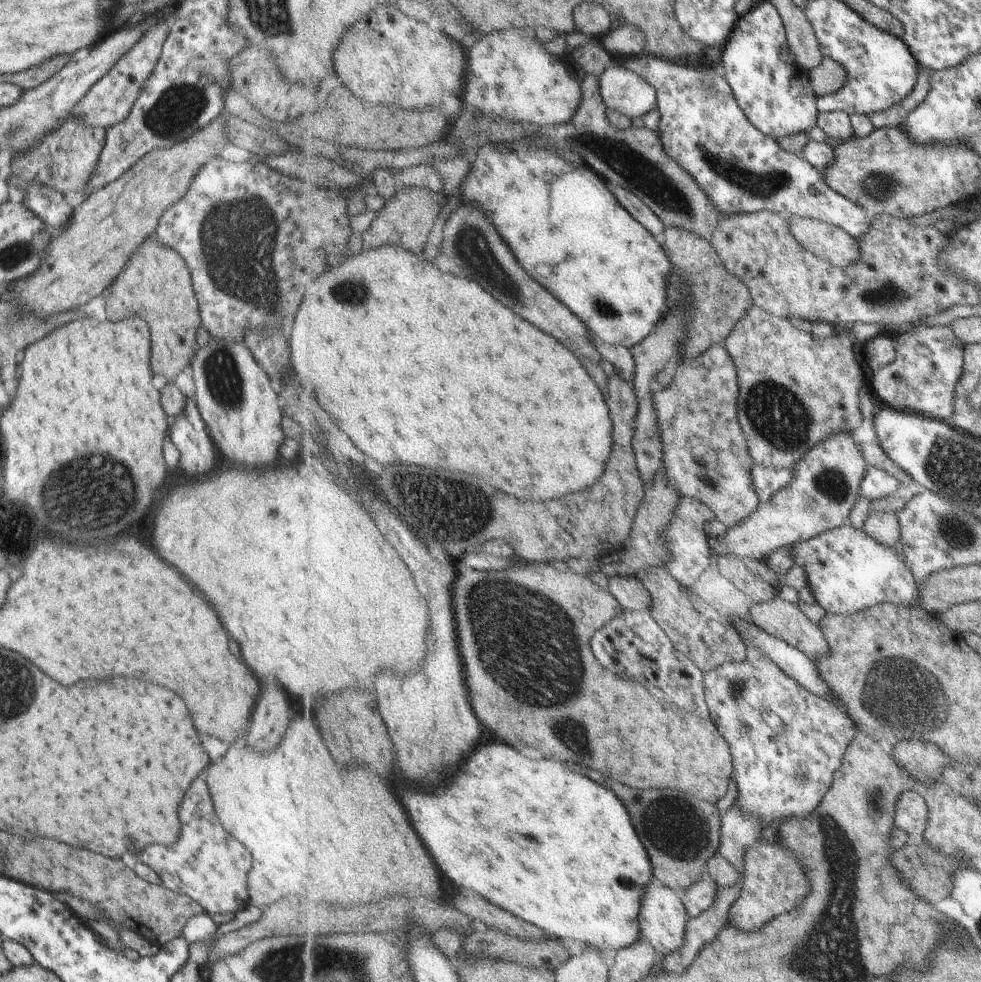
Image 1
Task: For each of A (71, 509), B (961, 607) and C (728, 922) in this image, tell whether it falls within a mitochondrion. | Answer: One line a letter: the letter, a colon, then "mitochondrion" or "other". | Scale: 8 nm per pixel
A: mitochondrion
B: other
C: other

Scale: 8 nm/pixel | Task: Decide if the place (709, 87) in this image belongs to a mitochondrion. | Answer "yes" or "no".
yes

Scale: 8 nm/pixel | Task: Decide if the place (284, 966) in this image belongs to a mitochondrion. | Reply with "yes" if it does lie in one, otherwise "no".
yes

